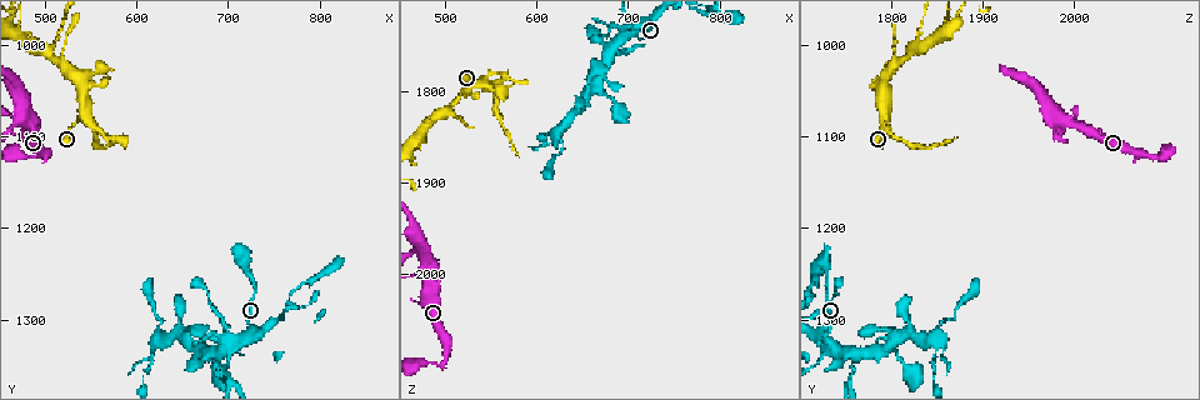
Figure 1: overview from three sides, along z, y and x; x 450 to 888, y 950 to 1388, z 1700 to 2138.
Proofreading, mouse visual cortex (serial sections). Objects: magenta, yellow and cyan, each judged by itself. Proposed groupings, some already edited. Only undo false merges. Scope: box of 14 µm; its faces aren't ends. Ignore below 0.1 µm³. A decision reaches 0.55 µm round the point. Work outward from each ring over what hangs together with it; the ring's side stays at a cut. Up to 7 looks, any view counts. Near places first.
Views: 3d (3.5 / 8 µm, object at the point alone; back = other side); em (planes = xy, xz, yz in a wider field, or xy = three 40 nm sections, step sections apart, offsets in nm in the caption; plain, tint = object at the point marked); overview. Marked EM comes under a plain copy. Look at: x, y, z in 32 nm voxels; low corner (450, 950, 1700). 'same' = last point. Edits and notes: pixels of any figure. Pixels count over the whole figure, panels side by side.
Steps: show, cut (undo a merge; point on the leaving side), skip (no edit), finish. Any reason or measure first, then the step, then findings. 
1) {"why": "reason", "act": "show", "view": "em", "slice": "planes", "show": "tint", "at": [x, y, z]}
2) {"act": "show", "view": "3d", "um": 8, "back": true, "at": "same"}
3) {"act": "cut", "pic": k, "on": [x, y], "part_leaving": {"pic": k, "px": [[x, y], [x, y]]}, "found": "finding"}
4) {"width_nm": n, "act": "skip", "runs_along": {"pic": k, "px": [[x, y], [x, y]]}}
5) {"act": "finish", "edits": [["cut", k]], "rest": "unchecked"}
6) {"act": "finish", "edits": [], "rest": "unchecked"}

{"why": "sharp bend", "act": "show", "view": "3d", "um": 8, "at": [680, 1335, 1750]}

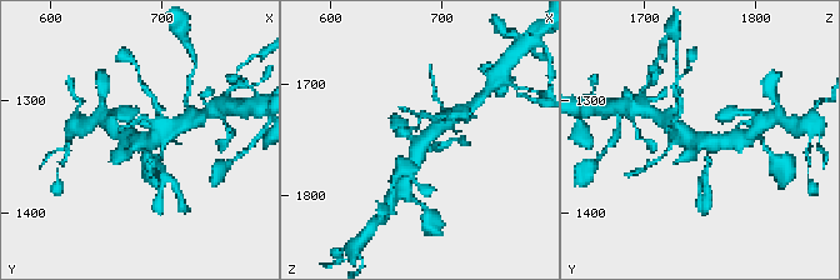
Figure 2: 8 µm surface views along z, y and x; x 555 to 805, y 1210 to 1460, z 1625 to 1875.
{"why": "shape alone is not enough", "act": "show", "view": "em", "slice": "planes", "show": "tint", "at": [684, 1338, 1750]}

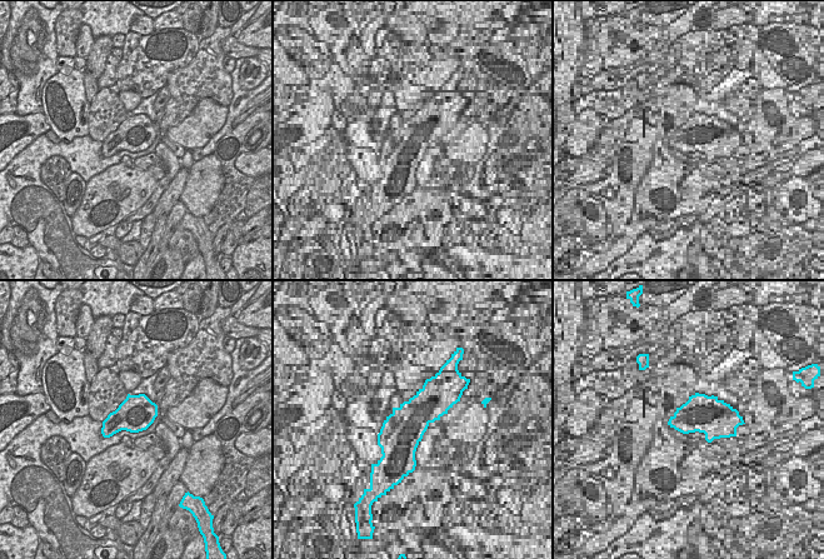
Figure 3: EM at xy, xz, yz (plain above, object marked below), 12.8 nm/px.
{"act": "skip", "runs_along": {"pic": 2, "px": [[450, 120], [423, 141], [410, 173]]}, "found": "continuous, no second cell"}

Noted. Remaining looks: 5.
{"why": "narrows sharply", "act": "show", "view": "3d", "um": 3.5, "at": [540, 1080, 1790]}

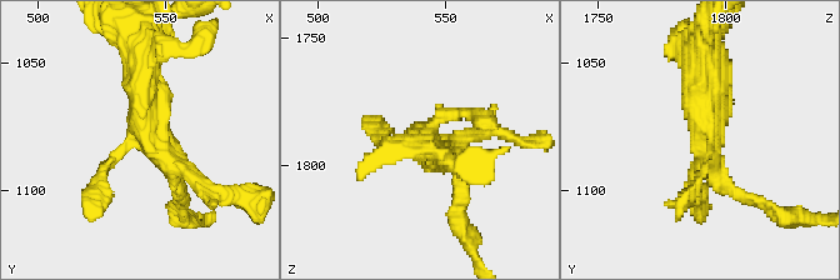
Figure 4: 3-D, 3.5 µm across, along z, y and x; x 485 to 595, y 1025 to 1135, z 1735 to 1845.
{"why": "need the tissue", "act": "show", "view": "em", "slice": "xy", "step": 2, "show": "tint", "at": [539, 1076, 1792]}

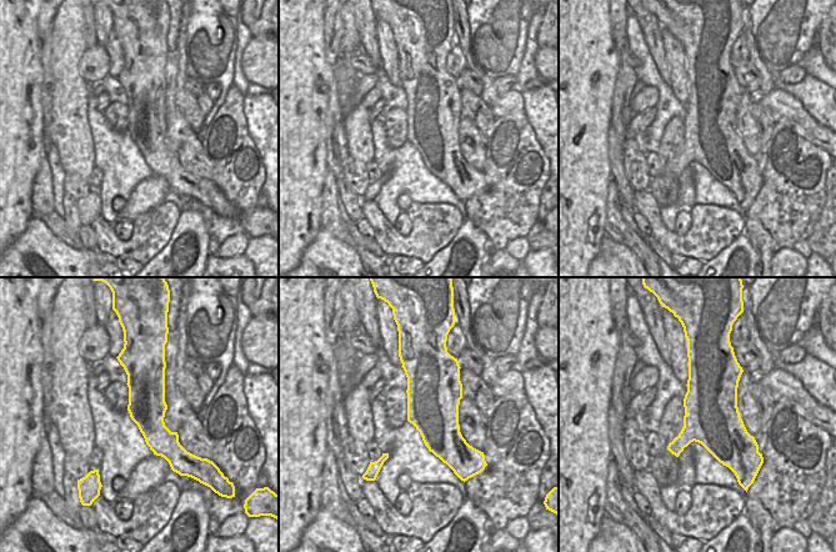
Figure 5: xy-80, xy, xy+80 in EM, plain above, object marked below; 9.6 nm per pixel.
{"act": "skip", "runs_along": {"pic": 5, "px": [[135, 364], [171, 458]]}, "found": "one cell here"}

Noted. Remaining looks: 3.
{"act": "show", "view": "3d", "um": 3.5, "at": [480, 1075, 1980]}

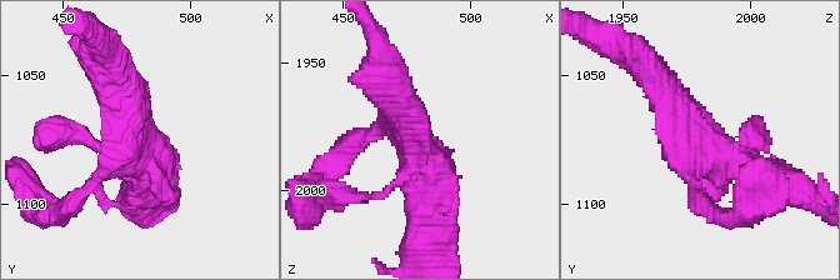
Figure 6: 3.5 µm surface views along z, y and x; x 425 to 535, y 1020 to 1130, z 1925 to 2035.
{"act": "show", "view": "em", "slice": "xy", "step": 5, "show": "tint", "at": [478, 1077, 1982]}

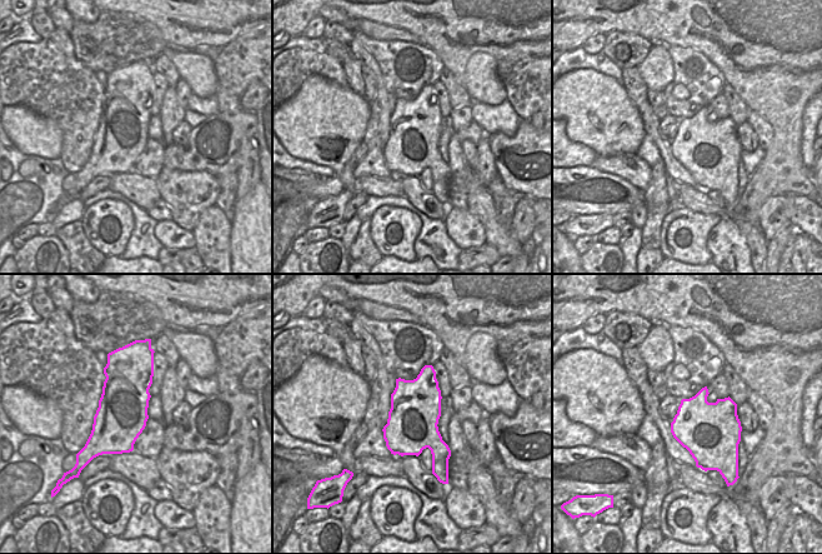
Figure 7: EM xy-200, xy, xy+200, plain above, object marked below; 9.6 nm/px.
{"width_nm": 480, "act": "skip", "runs_along": {"pic": 6, "px": [[775, 179], [710, 151], [653, 75]]}, "found": "continuous, no second cell"}

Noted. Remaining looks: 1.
{"act": "finish", "edits": [], "rest": "unchecked"}

